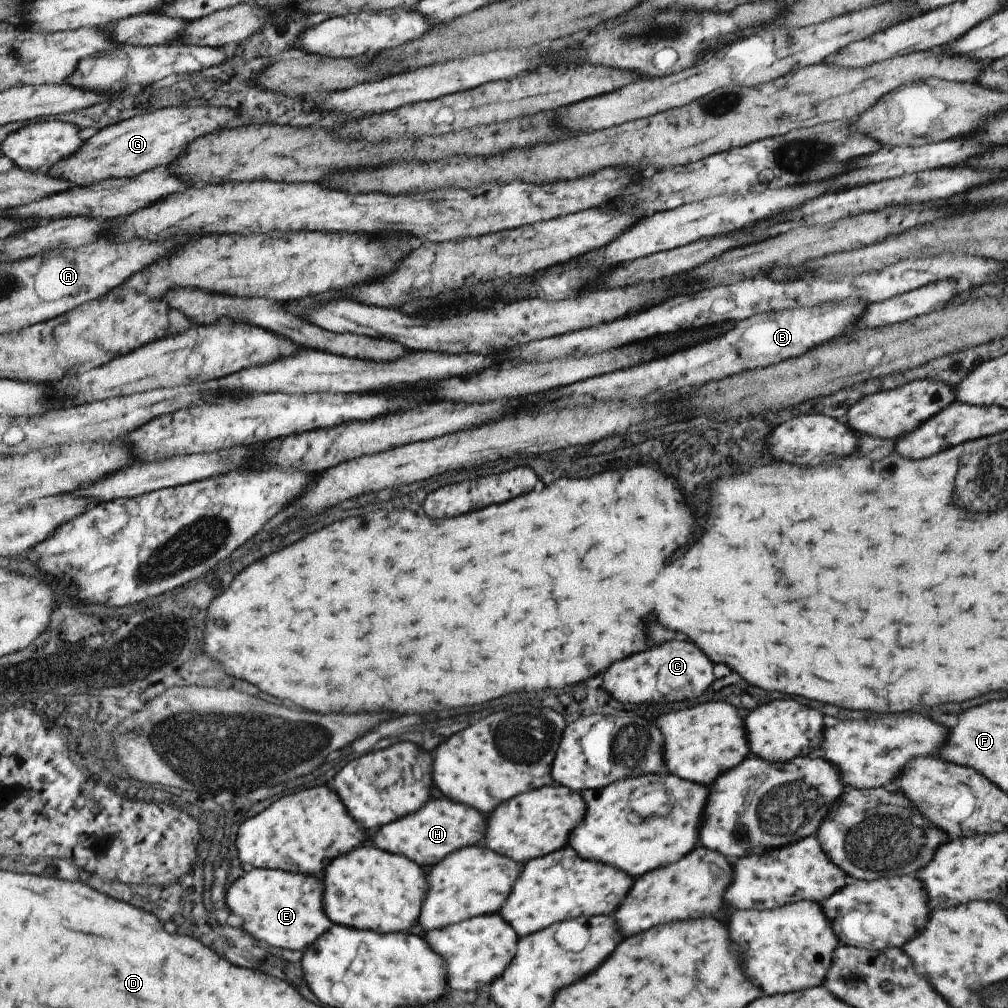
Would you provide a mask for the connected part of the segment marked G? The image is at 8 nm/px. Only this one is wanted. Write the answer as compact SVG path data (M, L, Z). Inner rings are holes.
M174 106L156 109L154 112L141 112L135 117L100 129L86 139L76 152L44 171L54 178L85 187L106 179L137 177L156 167L166 168L185 151L191 140L212 131L222 131L222 124L230 119L241 118L238 112L234 112L236 110L232 108L214 106Z

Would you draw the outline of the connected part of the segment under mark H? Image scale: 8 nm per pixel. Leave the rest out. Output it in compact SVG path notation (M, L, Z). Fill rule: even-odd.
M434 798L424 804L424 808L411 815L403 816L394 822L385 824L374 834L374 846L404 854L410 860L418 862L420 866L434 866L450 852L476 845L486 836L486 818L464 804L456 804L448 798Z

